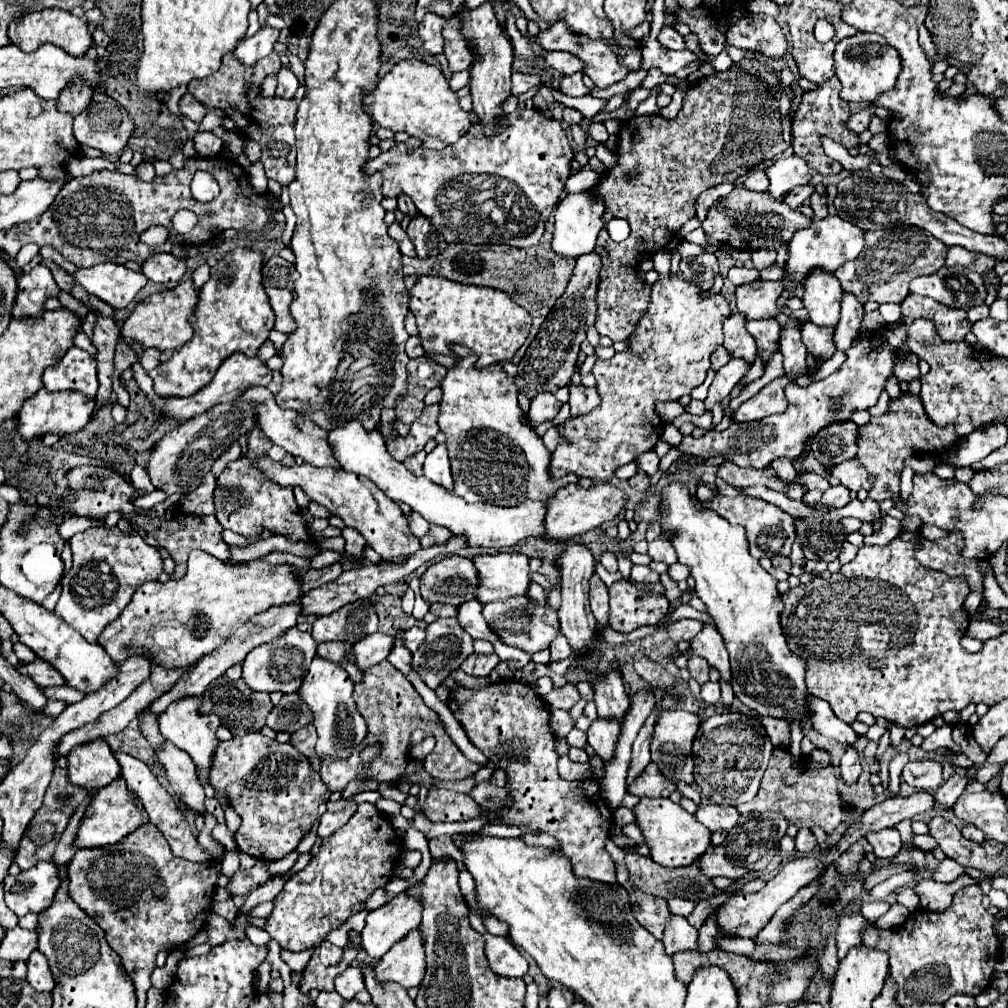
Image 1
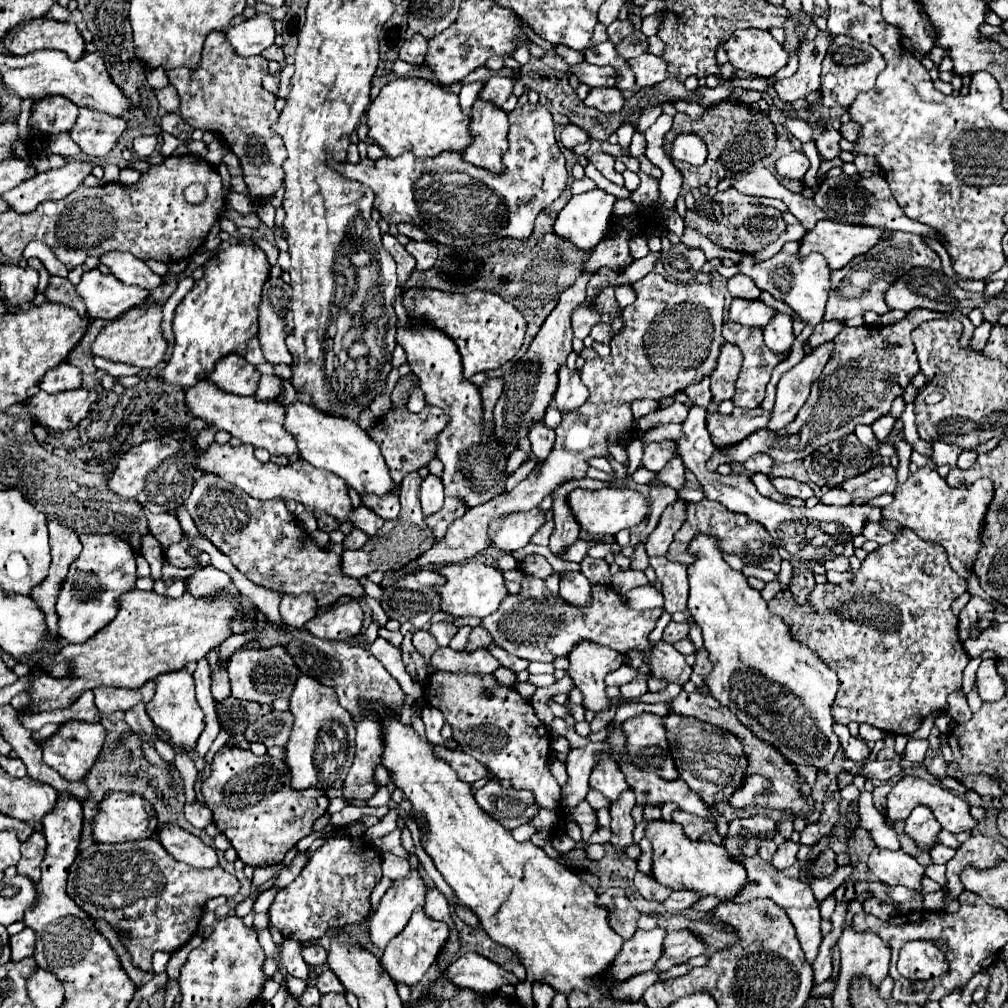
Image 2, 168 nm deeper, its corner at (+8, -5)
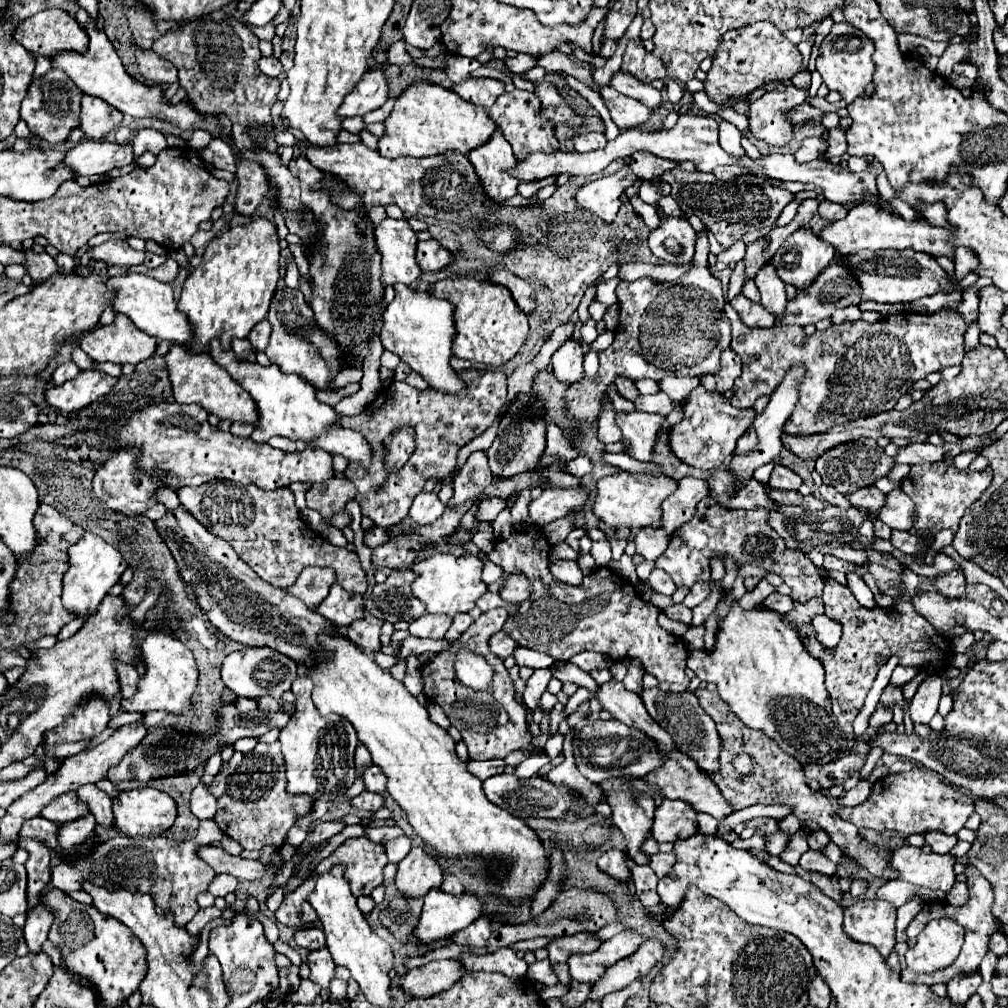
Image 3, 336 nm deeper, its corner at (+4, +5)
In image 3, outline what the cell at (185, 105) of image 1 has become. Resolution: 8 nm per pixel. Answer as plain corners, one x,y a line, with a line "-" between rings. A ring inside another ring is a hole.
137,48
137,62
139,62
139,72
149,82
163,86
171,86
177,82
177,68
171,62
163,60
159,54

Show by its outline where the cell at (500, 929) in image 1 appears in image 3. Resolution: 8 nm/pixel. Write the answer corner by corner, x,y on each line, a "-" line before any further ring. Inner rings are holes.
451,874
443,880
441,890
443,890
443,892
447,892
447,894
453,894
453,896
461,896
461,894
463,894
463,886
461,886
461,884
459,884
459,880
457,880
455,876
451,876

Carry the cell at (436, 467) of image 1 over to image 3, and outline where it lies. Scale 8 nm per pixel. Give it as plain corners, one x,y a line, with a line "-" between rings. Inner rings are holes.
419,492
409,510
409,518
415,524
431,524
443,514
443,510
445,510
445,504
439,500
435,492

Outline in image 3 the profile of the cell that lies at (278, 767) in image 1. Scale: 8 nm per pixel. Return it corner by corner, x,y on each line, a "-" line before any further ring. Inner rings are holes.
279,742
257,744
257,748
247,756
243,752
233,752
231,760
223,762
209,790
217,798
215,822
245,850
261,850
265,846
281,848
289,828
299,818
305,818
315,804
313,798
303,794
287,794
285,766

